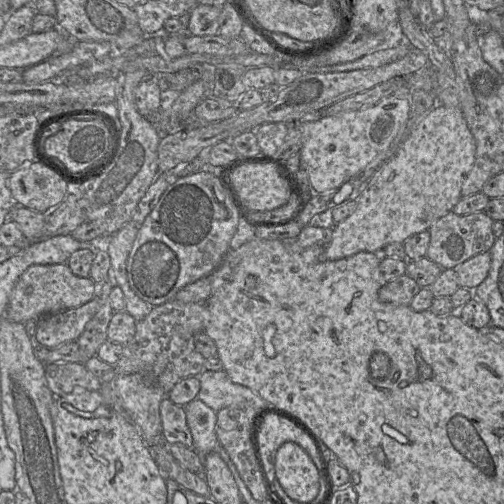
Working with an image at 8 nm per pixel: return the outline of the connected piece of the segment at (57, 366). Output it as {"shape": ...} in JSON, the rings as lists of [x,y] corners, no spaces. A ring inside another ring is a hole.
{"shape":[[[55,362],[46,364],[45,378],[55,397],[75,390],[98,391],[102,382],[85,367],[84,363]]]}

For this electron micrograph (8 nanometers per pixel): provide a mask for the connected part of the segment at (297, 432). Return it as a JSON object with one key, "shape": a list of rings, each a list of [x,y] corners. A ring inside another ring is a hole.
{"shape":[[[275,414],[265,417],[258,428],[256,437],[256,458],[263,477],[274,484],[274,458],[277,449],[285,442],[294,442],[301,446],[312,458],[318,470],[321,468],[316,447],[311,438],[289,420]]]}

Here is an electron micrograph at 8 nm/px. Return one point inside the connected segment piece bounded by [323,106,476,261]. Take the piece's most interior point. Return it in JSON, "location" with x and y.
{"location":[422,182]}

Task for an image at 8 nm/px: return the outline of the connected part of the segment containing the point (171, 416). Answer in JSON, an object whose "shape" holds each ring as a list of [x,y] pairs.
{"shape":[[[166,396],[160,403],[160,416],[168,444],[180,443],[192,447],[193,439],[183,406],[176,405]]]}

